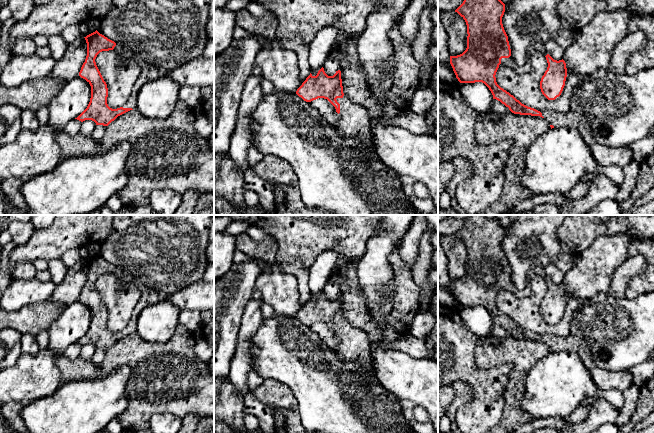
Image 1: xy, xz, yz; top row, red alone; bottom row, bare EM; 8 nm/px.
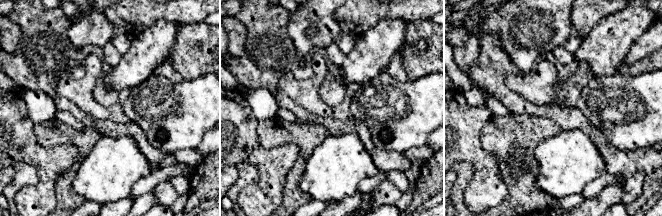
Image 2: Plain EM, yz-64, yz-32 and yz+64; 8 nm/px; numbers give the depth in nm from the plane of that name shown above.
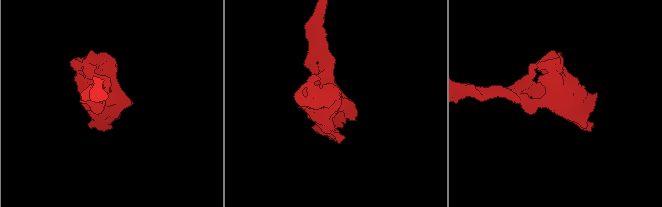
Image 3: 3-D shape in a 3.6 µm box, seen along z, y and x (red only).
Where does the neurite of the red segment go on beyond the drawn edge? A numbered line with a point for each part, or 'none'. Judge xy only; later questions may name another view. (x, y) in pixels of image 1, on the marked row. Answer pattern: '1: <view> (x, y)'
1: xy (149, 73)

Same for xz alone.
1: xz (353, 120)

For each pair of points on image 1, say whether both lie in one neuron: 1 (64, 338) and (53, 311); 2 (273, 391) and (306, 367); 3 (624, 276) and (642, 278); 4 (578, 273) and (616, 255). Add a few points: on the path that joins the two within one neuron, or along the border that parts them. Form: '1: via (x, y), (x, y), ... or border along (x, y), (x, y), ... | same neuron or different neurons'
1: border along (66, 305), (46, 329) | different neurons
2: border along (264, 379), (276, 379), (282, 382), (298, 402) | different neurons
3: border along (643, 269), (629, 279), (624, 297) | different neurons
4: via (587, 273), (607, 255) | same neuron

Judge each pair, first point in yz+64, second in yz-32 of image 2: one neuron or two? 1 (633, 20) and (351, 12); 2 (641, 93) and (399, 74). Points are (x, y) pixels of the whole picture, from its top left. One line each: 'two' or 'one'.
1: two
2: two

